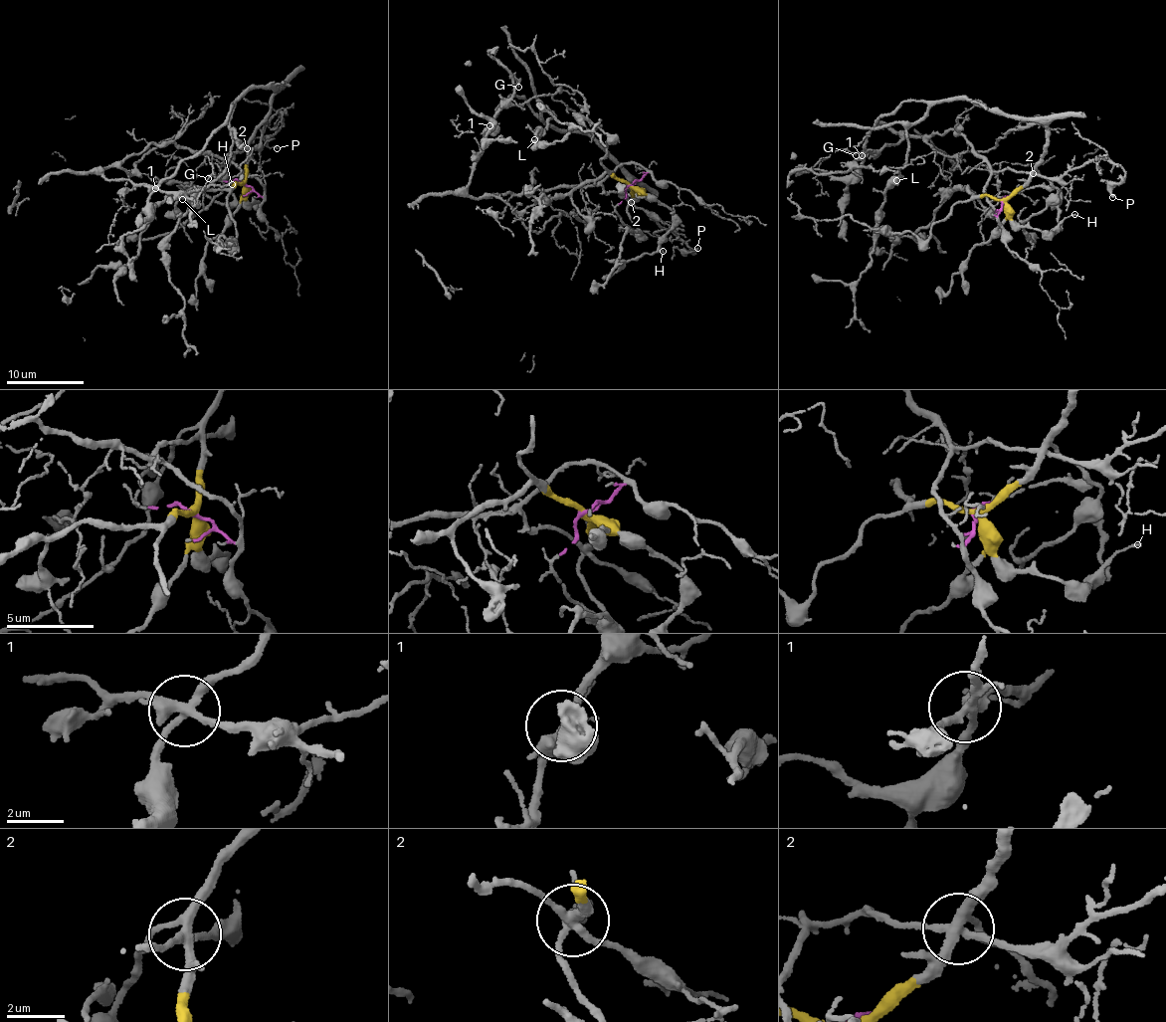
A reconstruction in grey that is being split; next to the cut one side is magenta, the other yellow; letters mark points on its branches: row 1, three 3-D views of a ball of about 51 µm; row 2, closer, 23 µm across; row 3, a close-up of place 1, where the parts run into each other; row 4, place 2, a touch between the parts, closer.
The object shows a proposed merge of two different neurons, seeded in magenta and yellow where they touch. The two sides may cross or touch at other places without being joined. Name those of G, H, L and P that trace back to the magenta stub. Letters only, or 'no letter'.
G, P

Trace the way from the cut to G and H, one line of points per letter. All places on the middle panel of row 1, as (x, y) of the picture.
G: (629, 185), (647, 170), (626, 162), (596, 182), (471, 197), (484, 131), (515, 86), (499, 62), (518, 87)
H: (629, 185), (660, 201), (672, 211), (671, 230), (661, 246), (663, 252)

